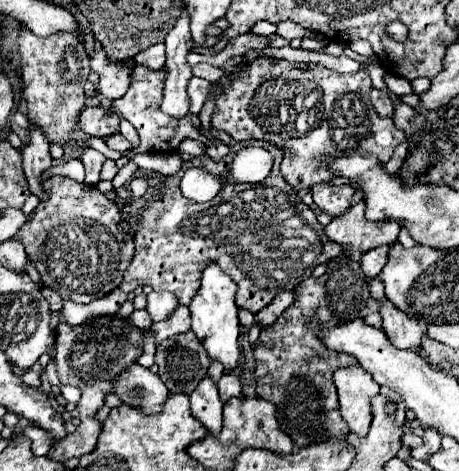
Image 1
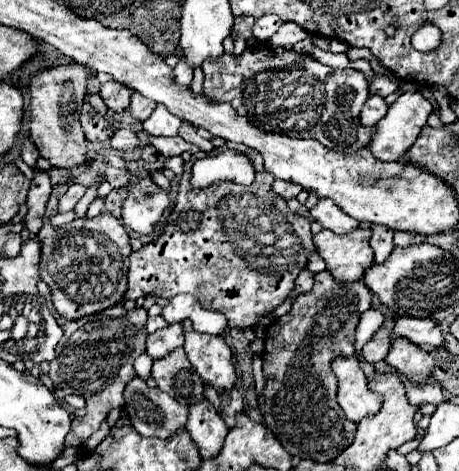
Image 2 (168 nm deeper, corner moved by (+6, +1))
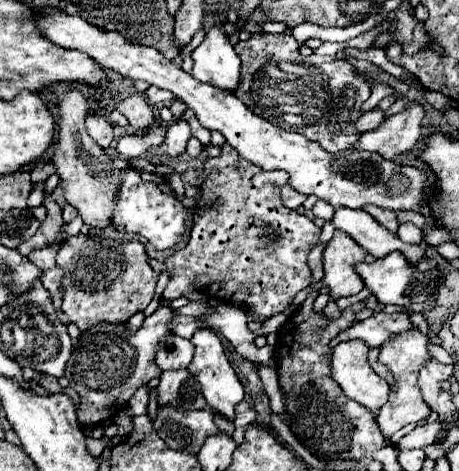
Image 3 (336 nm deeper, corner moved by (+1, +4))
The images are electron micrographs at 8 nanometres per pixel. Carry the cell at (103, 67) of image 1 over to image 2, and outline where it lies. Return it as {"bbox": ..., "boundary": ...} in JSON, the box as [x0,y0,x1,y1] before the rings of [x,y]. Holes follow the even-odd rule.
{"bbox":[99,81,131,111],"boundary":[[[107,81],[107,83],[101,85],[99,95],[103,97],[103,101],[105,101],[105,105],[107,105],[109,109],[113,109],[113,111],[123,111],[123,109],[127,109],[127,105],[129,105],[131,91],[129,91],[125,85],[117,83],[117,81]]]}

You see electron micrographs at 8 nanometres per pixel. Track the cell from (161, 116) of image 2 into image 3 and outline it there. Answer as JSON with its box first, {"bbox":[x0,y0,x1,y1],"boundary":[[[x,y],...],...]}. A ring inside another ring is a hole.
{"bbox":[160,120,190,158],"boundary":[[[176,120],[174,124],[170,124],[168,132],[166,132],[166,140],[160,146],[162,156],[166,158],[176,158],[182,156],[186,152],[186,144],[190,140],[190,126],[186,124],[186,120]]]}

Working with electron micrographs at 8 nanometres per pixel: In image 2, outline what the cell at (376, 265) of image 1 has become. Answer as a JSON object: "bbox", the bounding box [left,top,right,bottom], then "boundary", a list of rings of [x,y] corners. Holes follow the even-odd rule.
{"bbox":[369,225,393,265],"boundary":[[[369,225],[369,227],[373,229],[369,243],[375,251],[375,263],[381,265],[387,259],[387,255],[393,251],[393,229],[381,225]]]}

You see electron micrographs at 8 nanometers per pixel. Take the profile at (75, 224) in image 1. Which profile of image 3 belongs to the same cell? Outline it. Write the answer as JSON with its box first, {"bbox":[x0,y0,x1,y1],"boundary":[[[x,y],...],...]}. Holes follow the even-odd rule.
{"bbox":[56,236,160,332],"boundary":[[[70,236],[58,250],[56,262],[66,272],[62,312],[82,332],[98,322],[128,322],[136,312],[144,312],[154,298],[160,276],[158,270],[152,270],[144,246],[136,240],[120,244],[102,236]]]}

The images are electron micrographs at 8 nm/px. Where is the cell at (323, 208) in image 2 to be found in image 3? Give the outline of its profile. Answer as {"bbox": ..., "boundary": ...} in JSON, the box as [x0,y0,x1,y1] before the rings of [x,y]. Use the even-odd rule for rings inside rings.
{"bbox":[334,208,424,262],"boundary":[[[338,208],[334,218],[334,226],[348,236],[352,236],[366,252],[376,258],[382,258],[394,250],[400,250],[410,262],[418,262],[424,256],[420,244],[406,244],[398,236],[390,236],[386,228],[382,228],[368,212],[352,210],[352,208]]]}

